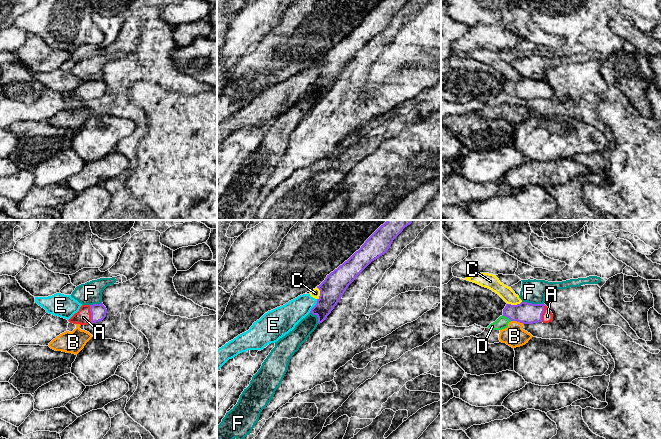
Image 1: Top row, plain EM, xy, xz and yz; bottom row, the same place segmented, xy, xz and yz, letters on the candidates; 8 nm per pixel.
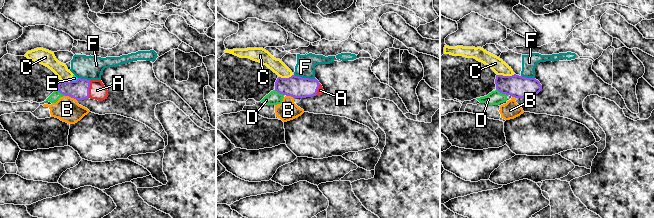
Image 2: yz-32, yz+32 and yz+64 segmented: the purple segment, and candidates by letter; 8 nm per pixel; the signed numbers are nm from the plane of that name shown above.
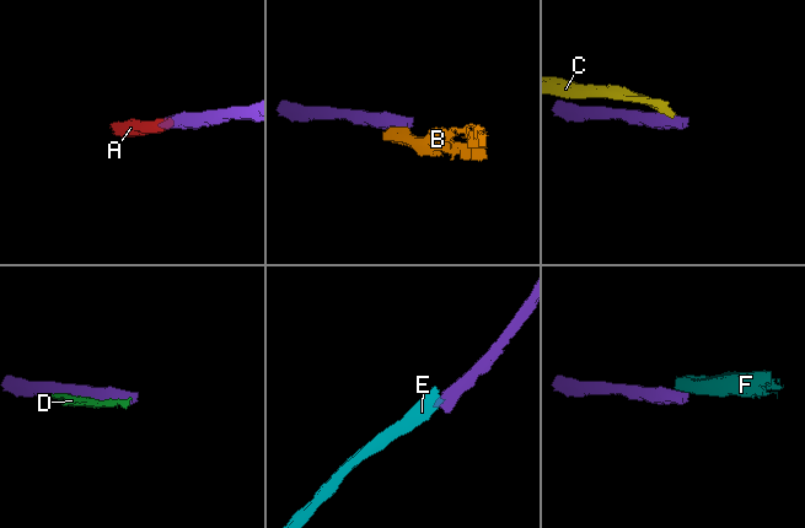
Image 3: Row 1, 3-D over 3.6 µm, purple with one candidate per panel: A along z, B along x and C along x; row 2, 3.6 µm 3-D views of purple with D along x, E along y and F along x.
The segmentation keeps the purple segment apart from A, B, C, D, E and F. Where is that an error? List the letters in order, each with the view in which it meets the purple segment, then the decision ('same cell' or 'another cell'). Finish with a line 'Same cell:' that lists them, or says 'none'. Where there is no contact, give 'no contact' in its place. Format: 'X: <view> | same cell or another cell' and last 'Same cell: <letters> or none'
A: xy | same cell
B: yz | another cell
C: yz | another cell
D: yz | another cell
E: xz | another cell
F: yz | another cell
Same cell: A

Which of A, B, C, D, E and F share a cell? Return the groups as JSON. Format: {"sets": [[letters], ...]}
{"sets": [["A"], ["B", "D"], ["C", "E"], ["F"]]}

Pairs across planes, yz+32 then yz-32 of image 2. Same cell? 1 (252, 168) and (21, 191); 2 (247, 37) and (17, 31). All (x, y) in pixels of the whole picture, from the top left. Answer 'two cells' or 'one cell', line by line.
1: two cells
2: two cells

